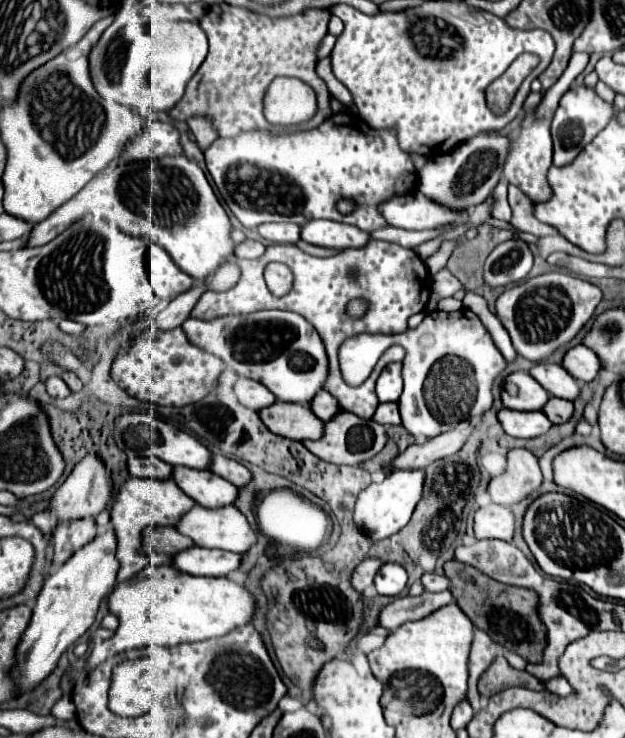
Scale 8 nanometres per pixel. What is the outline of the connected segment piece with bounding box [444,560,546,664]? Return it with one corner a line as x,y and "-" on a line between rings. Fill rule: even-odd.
458,560
446,562
444,572
452,580
450,592
454,594
458,606
466,612
466,616
474,622
476,628
488,632
494,642
502,644
510,652
520,654
526,662
538,664
538,660
542,660
542,650
544,650
544,644
546,644
546,628
540,622
540,618
536,616
538,614
536,612
538,596
532,590
518,588
518,586
504,586
504,584
488,578
480,570
476,570
472,566
466,566
-
458,570
466,570
476,582
474,584
462,582
458,578

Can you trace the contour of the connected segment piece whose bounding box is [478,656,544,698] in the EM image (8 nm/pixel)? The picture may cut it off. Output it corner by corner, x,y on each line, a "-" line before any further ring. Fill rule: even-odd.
496,656
494,662
488,666
488,670
480,676
478,680
478,692
486,698
492,694
510,688
510,686
524,686
530,690
544,690
542,682
528,674
526,670
516,670
512,668
504,656

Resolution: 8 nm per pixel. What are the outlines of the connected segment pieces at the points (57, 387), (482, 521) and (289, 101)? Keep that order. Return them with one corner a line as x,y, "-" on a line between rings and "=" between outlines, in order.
52,376
46,380
46,390
52,398
66,398
70,394
70,388
64,384
60,376
=
488,504
474,512
474,536
498,538
510,542
514,534
514,516
510,508
500,504
=
274,78
266,90
266,118
272,124
298,124
316,112
314,90
296,78

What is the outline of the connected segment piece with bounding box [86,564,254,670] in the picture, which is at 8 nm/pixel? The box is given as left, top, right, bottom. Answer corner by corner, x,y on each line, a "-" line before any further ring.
148,564
142,572
126,582
118,582
108,596
108,610
118,618
120,626
112,638
94,646
86,670
96,668
112,654
144,648
148,644
178,646
228,634
238,624
248,624
254,612
252,594
226,578
206,578
184,574
172,566

